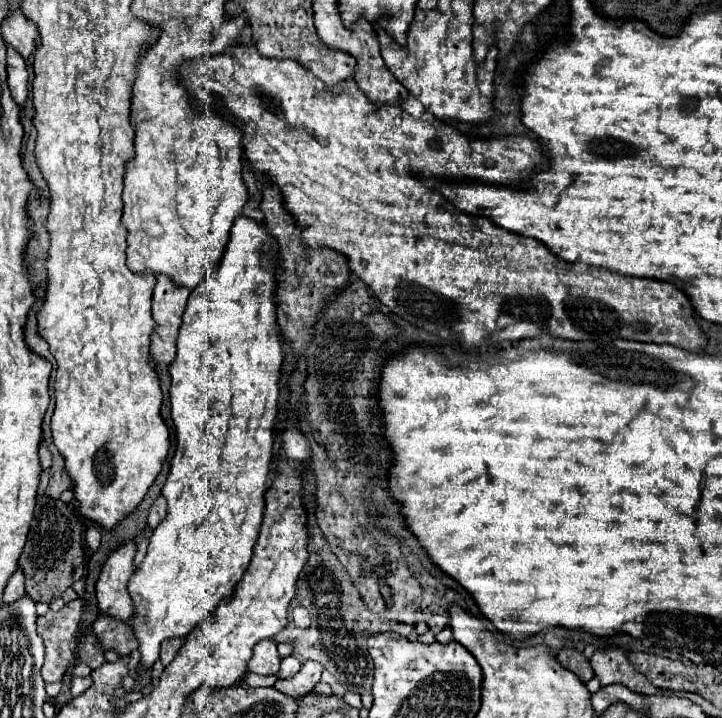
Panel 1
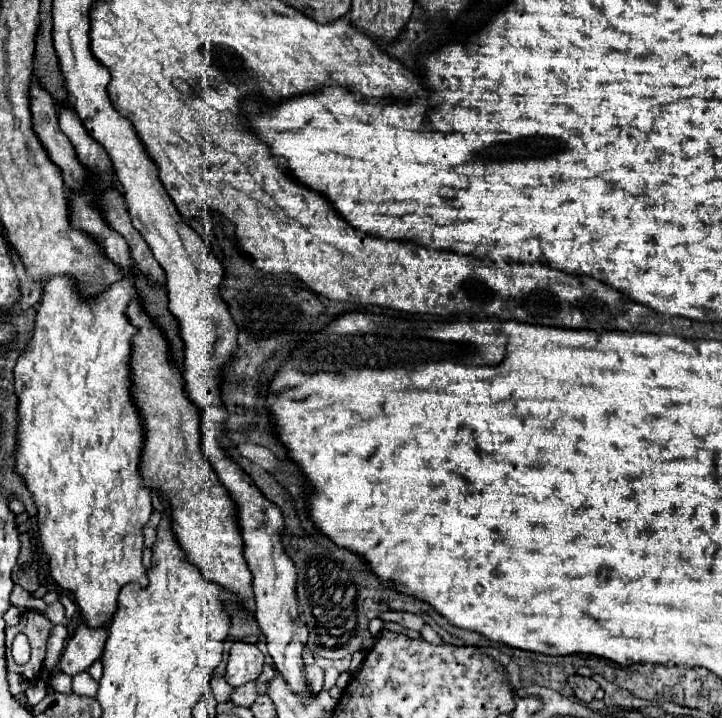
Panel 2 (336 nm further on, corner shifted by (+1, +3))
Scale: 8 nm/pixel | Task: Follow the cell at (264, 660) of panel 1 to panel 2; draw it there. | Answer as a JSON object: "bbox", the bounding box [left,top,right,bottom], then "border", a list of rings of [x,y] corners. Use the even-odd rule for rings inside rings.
{"bbox":[225,642,265,686],"border":[[[235,642],[231,652],[229,652],[229,662],[227,662],[227,672],[225,678],[231,686],[243,686],[255,678],[259,678],[261,668],[265,664],[263,652],[257,648],[257,644],[249,642]]]}

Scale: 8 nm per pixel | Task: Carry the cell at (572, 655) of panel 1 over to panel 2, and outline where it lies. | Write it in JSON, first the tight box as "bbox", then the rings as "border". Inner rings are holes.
{"bbox":[567,674,599,702],"border":[[[579,674],[569,676],[567,682],[573,688],[575,696],[579,700],[583,700],[583,702],[591,702],[593,696],[595,696],[595,692],[597,692],[597,688],[599,688],[599,684],[593,678],[585,678],[585,676],[579,676]]]}

